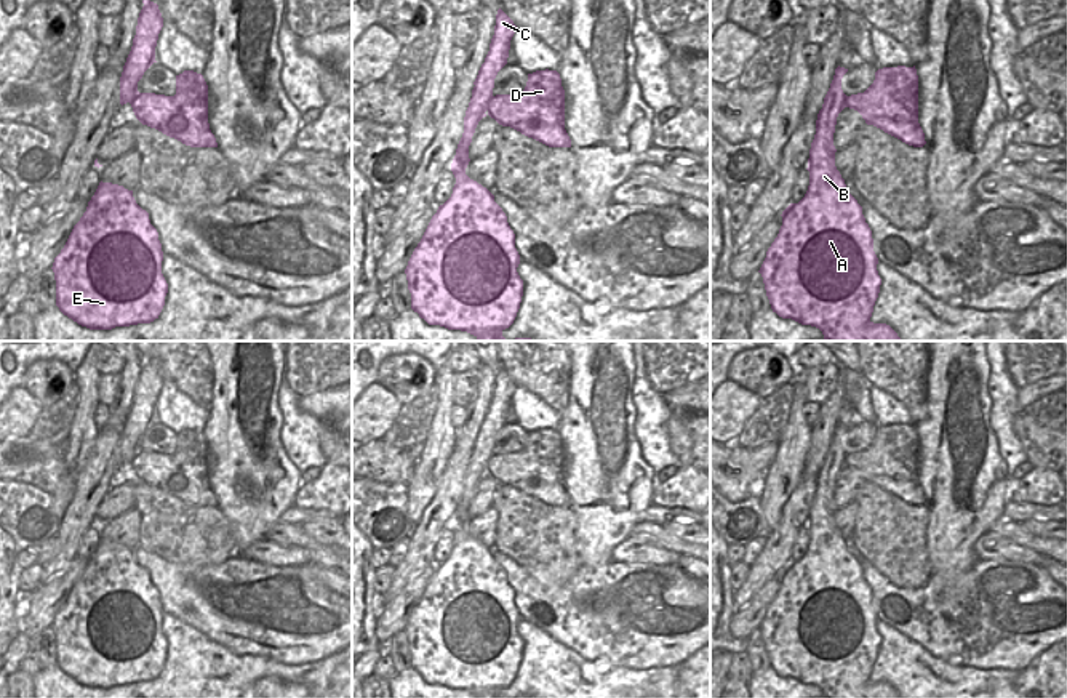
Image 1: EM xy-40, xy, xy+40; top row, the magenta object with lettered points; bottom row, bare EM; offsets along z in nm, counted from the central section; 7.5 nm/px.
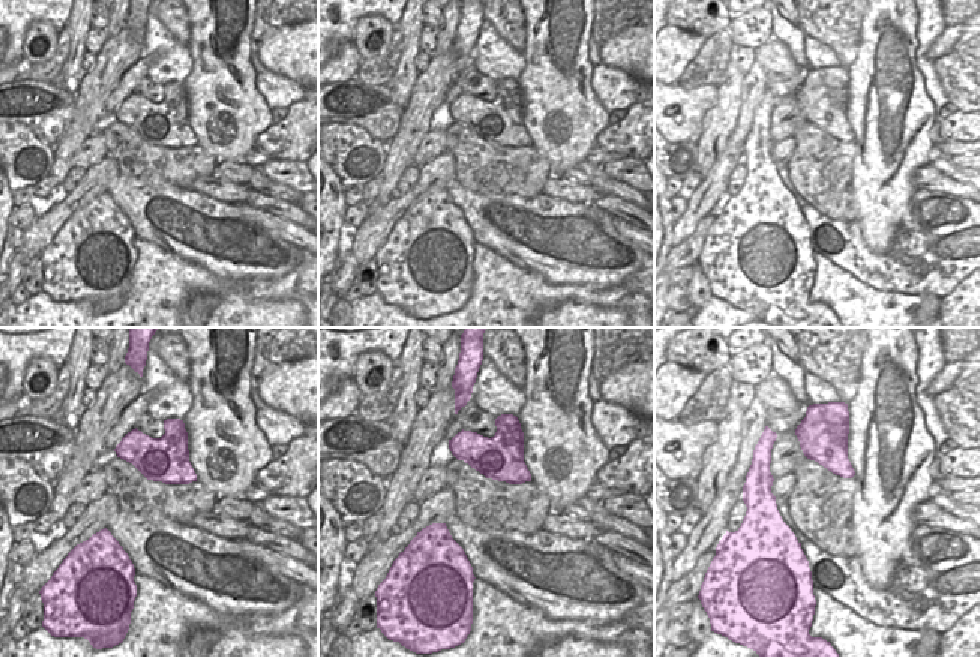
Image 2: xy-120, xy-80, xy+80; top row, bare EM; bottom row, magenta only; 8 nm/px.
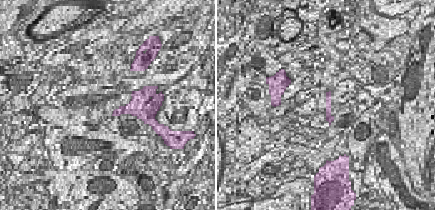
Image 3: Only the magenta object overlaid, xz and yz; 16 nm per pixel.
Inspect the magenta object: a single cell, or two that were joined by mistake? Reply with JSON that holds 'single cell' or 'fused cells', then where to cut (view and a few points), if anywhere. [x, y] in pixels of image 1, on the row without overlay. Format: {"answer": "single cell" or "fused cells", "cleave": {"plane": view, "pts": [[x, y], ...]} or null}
{"answer": "fused cells", "cleave": {"plane": "xy", "pts": [[493, 455], [485, 468]]}}

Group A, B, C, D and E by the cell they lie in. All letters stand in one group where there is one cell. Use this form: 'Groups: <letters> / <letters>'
Groups: A B C E / D.

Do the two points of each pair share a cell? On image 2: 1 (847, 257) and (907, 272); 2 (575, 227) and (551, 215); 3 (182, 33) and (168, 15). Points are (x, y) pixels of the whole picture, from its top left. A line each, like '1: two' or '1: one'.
1: one
2: one
3: one

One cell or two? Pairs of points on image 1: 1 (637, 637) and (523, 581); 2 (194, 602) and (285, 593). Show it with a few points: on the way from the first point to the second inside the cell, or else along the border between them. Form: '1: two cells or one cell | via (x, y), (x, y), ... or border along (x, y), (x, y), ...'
1: one cell | via (608, 613), (573, 613), (557, 610), (552, 605)
2: one cell | via (216, 601), (263, 599)

